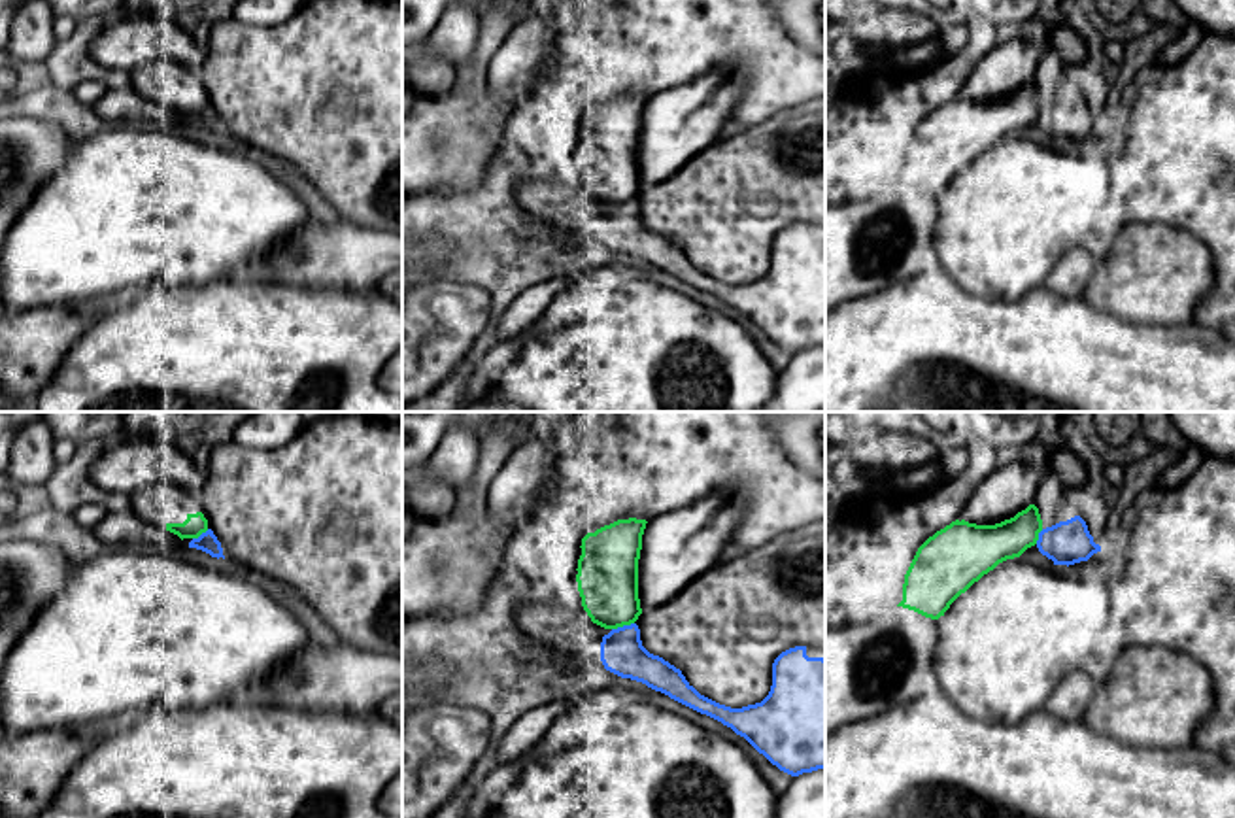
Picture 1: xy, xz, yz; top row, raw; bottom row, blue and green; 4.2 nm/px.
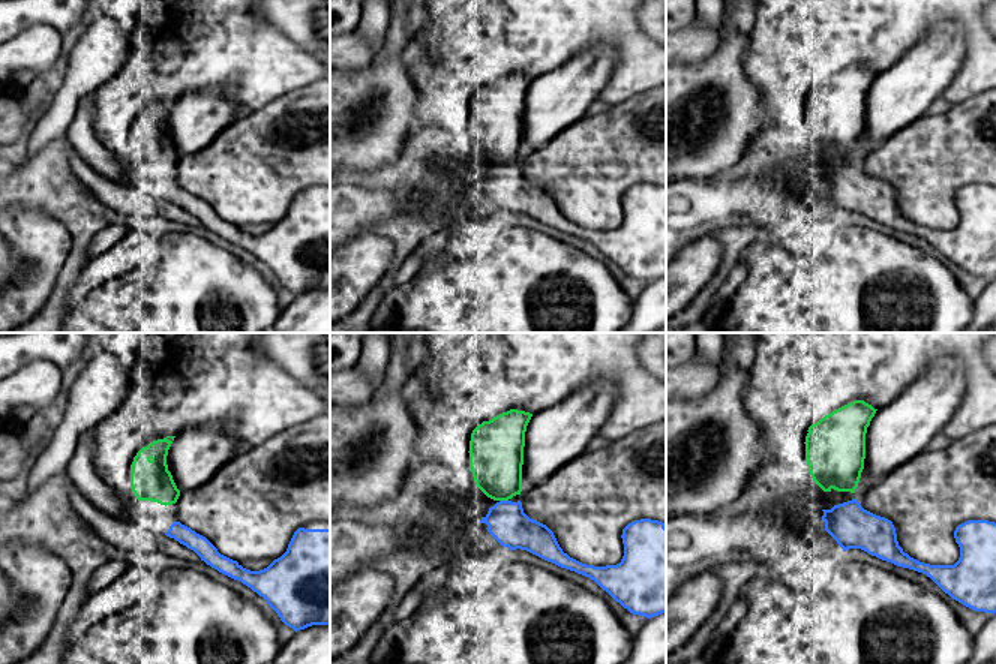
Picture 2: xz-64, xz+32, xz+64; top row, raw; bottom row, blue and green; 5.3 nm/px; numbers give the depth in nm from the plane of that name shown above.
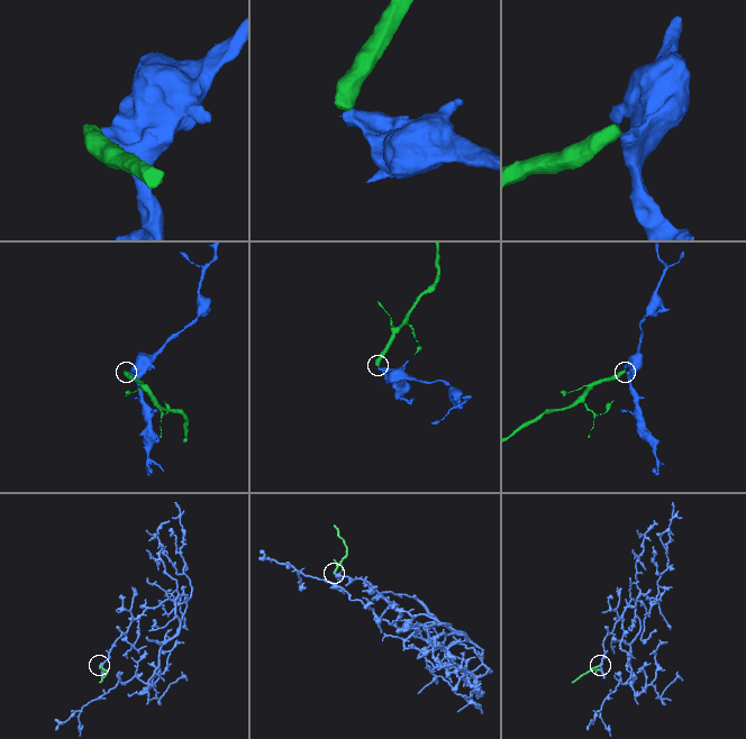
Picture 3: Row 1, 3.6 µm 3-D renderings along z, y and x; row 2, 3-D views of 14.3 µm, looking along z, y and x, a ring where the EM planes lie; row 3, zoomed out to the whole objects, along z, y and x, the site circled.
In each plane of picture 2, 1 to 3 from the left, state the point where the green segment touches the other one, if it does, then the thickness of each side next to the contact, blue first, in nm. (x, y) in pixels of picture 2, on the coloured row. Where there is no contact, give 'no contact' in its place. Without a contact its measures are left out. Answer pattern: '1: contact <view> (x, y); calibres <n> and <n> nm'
1: no contact
2: contact xz+32 (504, 501); calibres 220 and 280 nm
3: no contact

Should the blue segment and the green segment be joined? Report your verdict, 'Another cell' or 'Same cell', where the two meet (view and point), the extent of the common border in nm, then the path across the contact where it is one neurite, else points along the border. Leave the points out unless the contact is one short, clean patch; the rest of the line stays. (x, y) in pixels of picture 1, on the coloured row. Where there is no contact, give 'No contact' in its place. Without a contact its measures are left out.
Another cell. Touches blue at xz (622, 628). Shared border 100 nm. Boundary: xz (633, 622), (612, 630)

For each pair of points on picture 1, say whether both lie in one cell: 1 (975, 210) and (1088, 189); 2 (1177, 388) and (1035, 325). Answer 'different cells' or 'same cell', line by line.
1: same cell
2: same cell

